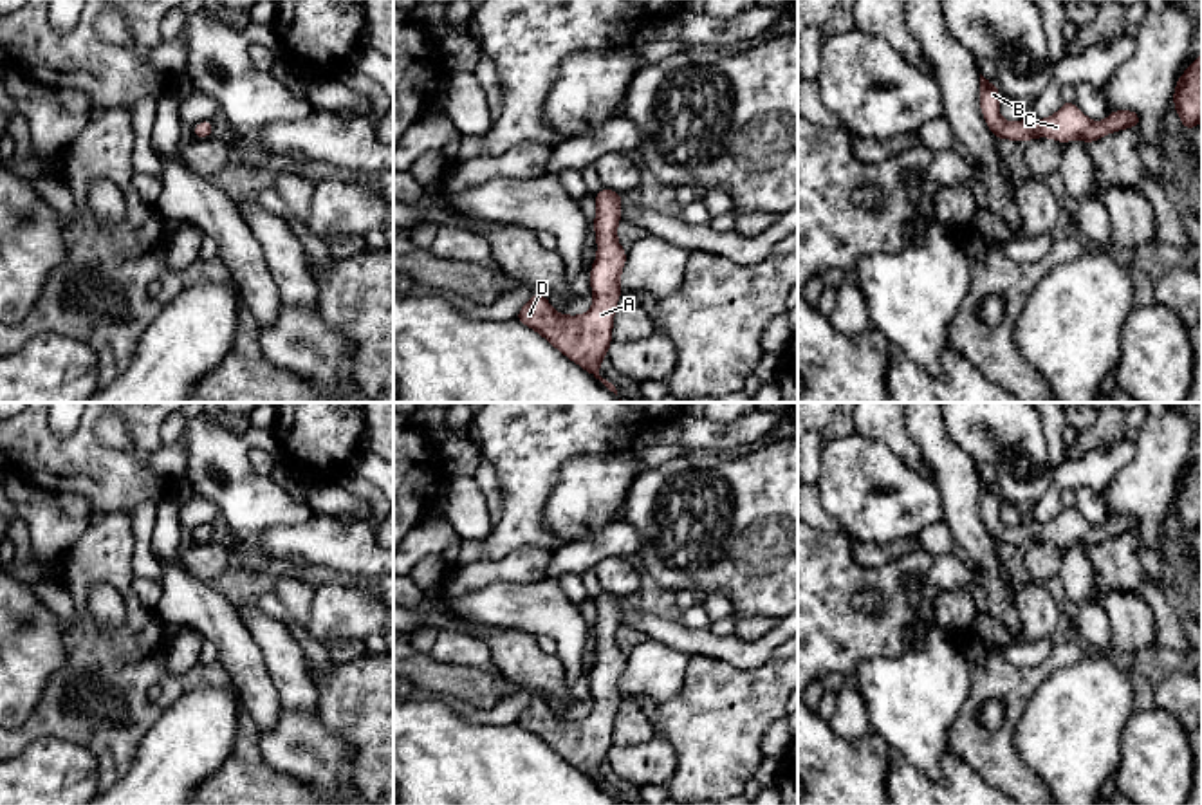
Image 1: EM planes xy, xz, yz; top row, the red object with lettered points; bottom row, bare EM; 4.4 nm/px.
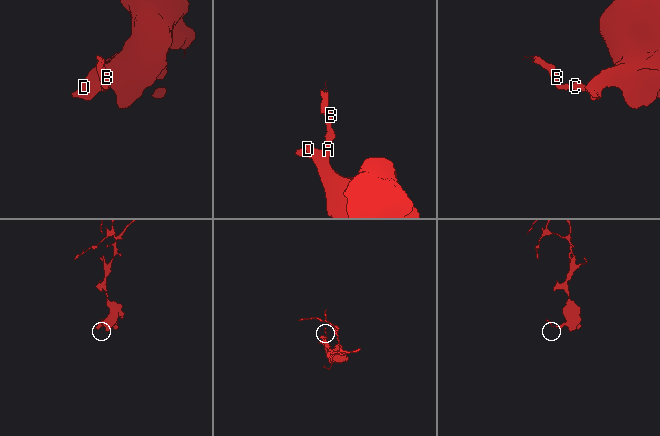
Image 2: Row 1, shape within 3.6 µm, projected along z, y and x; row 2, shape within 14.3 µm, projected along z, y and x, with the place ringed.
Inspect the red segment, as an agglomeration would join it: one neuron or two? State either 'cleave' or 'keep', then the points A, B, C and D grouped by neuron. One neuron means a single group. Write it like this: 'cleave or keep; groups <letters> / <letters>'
keep; groups A B C D

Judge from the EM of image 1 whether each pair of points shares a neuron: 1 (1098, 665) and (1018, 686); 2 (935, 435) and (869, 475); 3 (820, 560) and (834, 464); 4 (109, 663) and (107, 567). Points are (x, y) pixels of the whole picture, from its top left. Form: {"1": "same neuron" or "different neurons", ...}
{"1": "different neurons", "2": "different neurons", "3": "different neurons", "4": "same neuron"}

